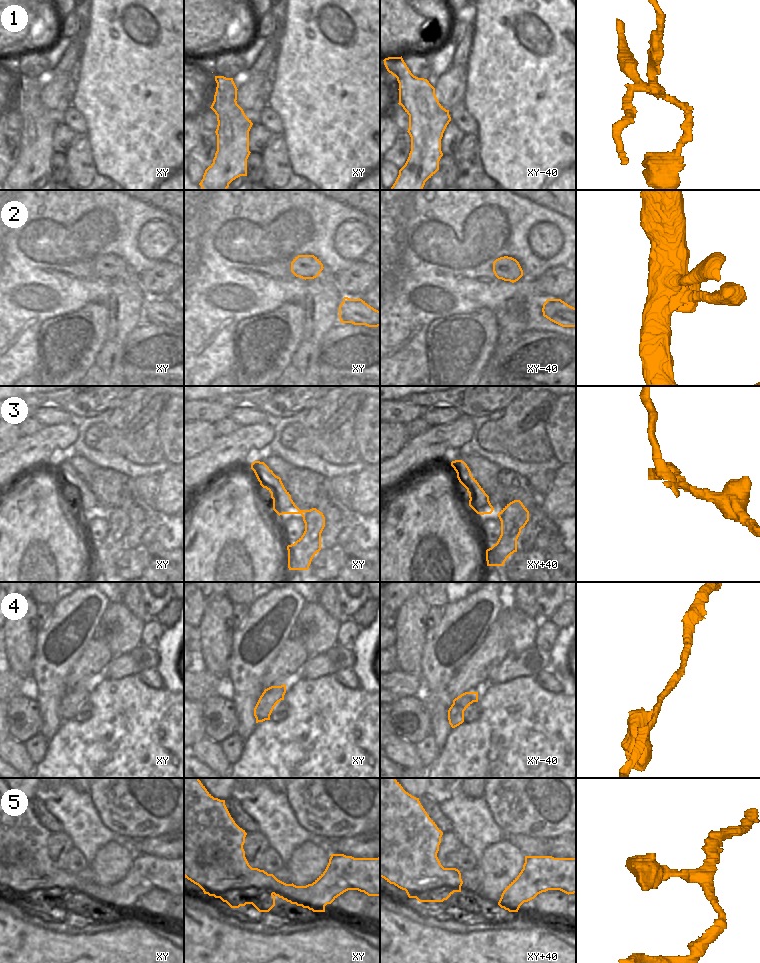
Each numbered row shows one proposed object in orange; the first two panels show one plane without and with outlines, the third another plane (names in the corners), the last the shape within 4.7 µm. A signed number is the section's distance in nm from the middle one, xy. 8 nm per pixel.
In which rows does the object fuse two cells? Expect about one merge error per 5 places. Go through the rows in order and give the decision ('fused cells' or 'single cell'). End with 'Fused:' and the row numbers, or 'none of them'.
1: fused cells
2: single cell
3: fused cells
4: fused cells
5: single cell
Fused: 1, 3, 4

